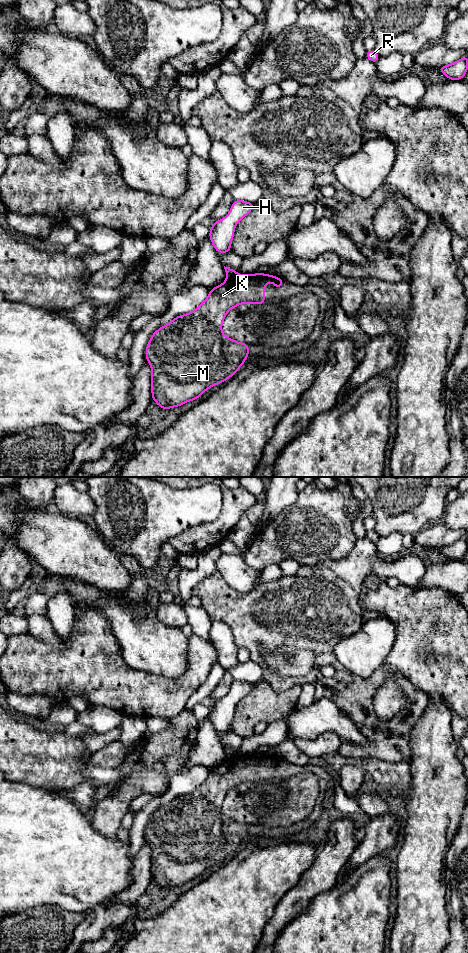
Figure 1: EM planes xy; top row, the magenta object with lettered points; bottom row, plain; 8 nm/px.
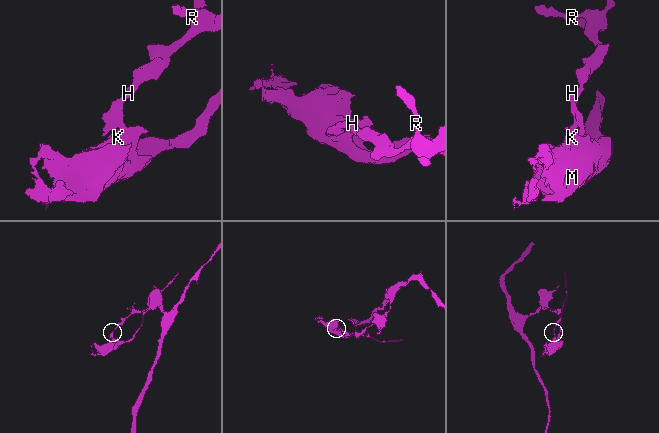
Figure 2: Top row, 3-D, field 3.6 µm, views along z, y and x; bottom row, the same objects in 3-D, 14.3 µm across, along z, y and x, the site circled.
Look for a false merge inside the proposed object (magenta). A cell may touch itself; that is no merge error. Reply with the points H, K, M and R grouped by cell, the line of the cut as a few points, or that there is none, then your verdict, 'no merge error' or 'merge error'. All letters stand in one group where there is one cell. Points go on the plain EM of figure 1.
H R / K M; cut in xy along (236, 753), (227, 757); merge error

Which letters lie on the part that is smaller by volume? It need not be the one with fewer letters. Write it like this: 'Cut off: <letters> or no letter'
Cut off: K, M

